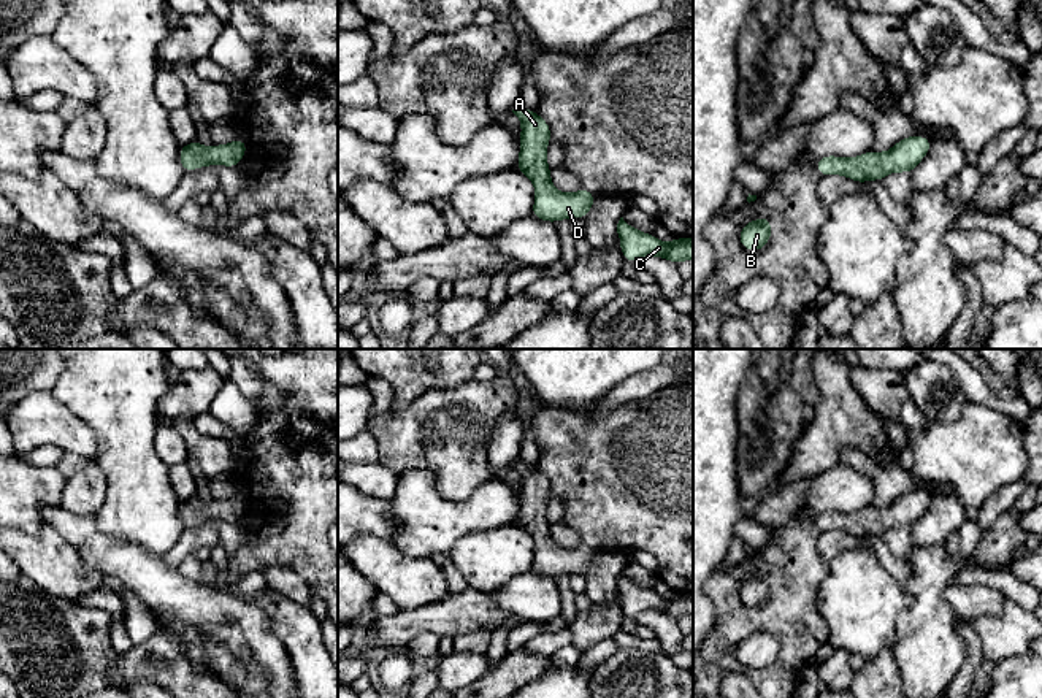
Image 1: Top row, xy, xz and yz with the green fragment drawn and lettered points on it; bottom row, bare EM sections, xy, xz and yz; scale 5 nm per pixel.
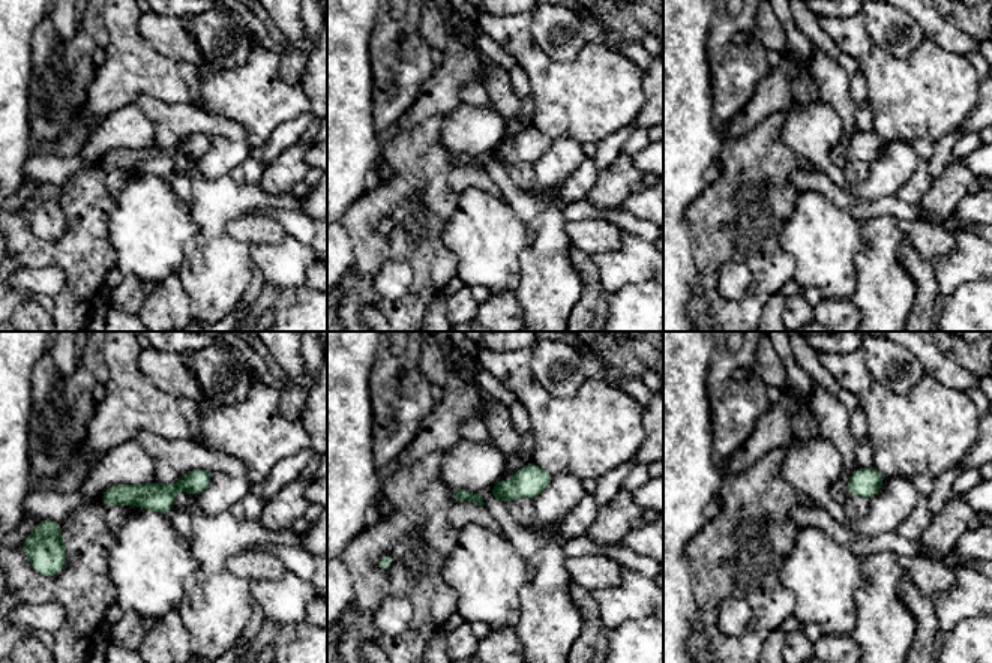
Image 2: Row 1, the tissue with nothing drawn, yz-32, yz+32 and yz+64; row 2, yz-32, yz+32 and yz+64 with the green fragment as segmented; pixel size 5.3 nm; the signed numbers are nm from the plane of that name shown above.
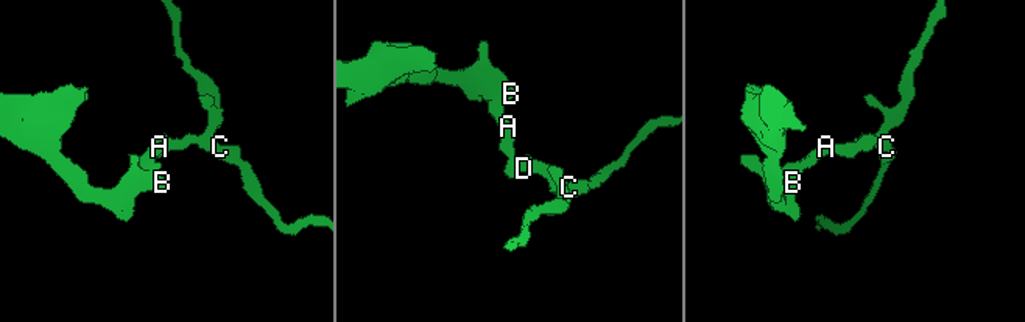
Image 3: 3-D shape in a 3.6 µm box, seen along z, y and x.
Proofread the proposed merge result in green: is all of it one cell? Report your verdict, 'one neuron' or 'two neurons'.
one neuron

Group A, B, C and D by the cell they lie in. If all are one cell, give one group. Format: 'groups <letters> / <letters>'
groups A B C D

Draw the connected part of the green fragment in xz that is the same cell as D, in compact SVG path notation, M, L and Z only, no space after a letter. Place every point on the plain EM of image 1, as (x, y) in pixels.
M520 457L512 468L522 477L517 525L533 536L536 547L531 571L547 577L571 573L585 574L596 550L584 543L574 549L565 549L557 546L550 536L550 524L546 514L550 497L549 479L538 468L528 466Z

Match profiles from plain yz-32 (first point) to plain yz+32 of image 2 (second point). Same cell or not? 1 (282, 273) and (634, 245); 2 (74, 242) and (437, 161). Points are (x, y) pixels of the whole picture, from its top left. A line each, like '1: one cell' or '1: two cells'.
1: one cell
2: one cell

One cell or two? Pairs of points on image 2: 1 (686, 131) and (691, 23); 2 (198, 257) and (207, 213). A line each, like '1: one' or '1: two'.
1: one
2: one

